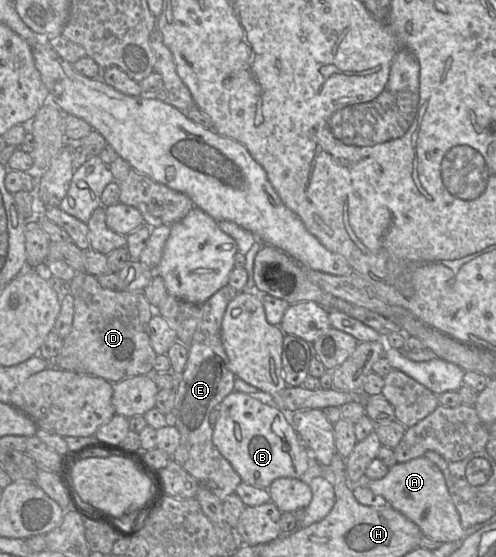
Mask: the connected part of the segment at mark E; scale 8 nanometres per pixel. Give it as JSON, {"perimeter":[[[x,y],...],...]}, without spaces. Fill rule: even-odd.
{"perimeter":[[[227,284],[201,305],[202,318],[188,348],[188,360],[185,369],[178,376],[175,406],[171,411],[176,417],[175,427],[180,433],[180,443],[173,453],[172,459],[186,470],[200,486],[208,488],[222,502],[228,495],[235,492],[236,487],[242,480],[229,461],[214,445],[212,441],[213,427],[210,425],[209,416],[213,408],[218,406],[227,395],[234,391],[235,375],[228,368],[228,357],[221,341],[221,325],[229,302],[238,293],[238,291]]]}

